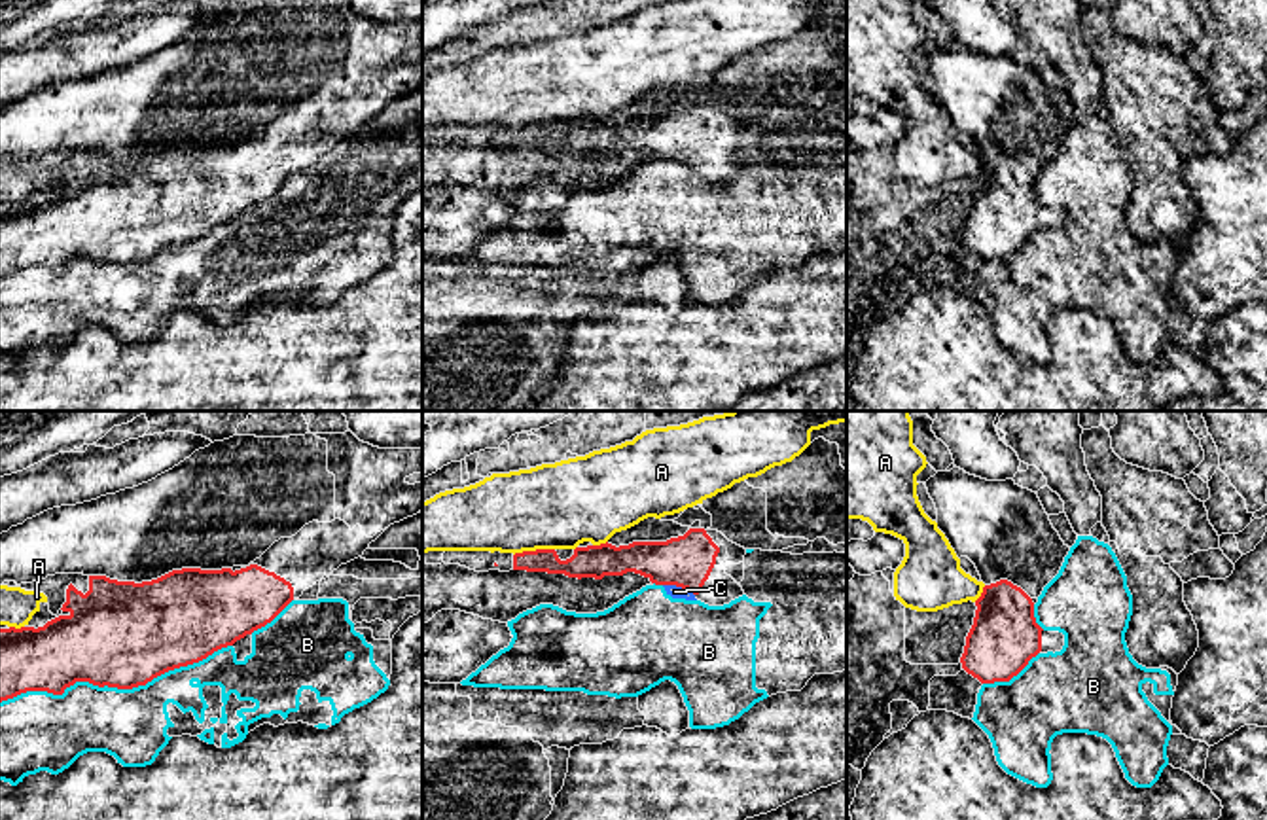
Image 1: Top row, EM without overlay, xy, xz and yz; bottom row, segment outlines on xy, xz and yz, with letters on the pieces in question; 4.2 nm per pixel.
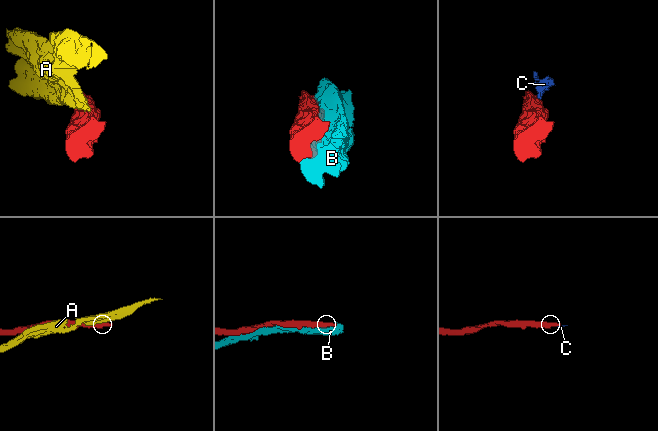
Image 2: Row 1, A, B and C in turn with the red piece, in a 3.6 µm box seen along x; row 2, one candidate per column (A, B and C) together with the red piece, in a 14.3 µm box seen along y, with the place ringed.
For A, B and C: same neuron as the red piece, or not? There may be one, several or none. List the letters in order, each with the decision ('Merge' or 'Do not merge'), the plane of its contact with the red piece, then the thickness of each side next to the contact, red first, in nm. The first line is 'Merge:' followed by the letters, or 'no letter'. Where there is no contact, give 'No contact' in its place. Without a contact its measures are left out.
Merge: no letter
A: Do not merge. Touches red in xz. Thickness 130 nm (red) against 360 nm
B: Do not merge. Touches red in xy. Thickness 460 nm (red) against 300 nm
C: Do not merge. Touches red in xz. Thickness 220 nm (red) against 50 nm

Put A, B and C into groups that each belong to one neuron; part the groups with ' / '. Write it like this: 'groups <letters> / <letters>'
groups A / B C

